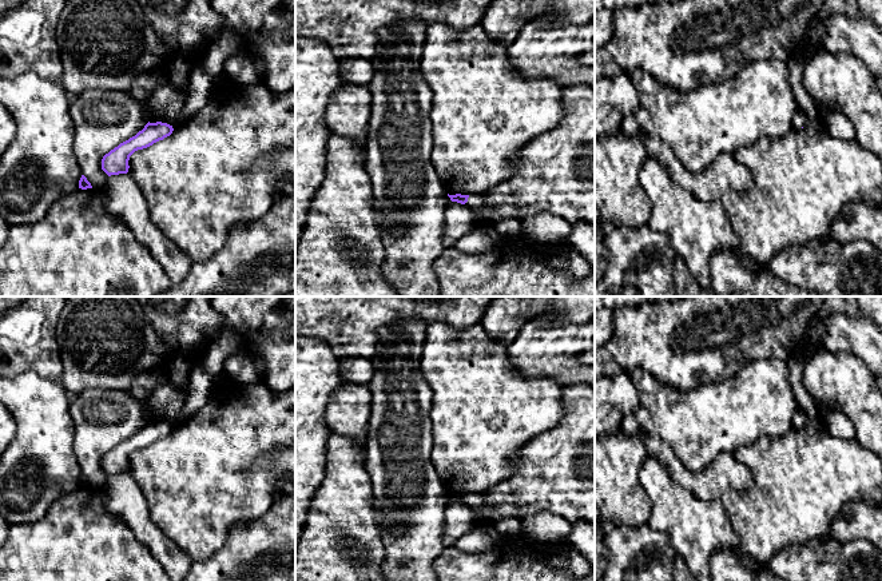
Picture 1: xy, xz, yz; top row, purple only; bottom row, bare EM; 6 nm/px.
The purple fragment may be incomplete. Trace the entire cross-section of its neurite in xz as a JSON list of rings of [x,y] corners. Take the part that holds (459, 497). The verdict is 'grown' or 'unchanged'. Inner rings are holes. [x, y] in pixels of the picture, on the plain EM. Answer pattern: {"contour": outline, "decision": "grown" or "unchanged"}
{"contour": [[[456,493],[456,494],[449,494],[452,501],[457,501],[461,504],[468,504],[472,508],[485,512],[486,505],[485,505],[485,500],[482,494],[461,494],[461,493]]], "decision": "grown"}

